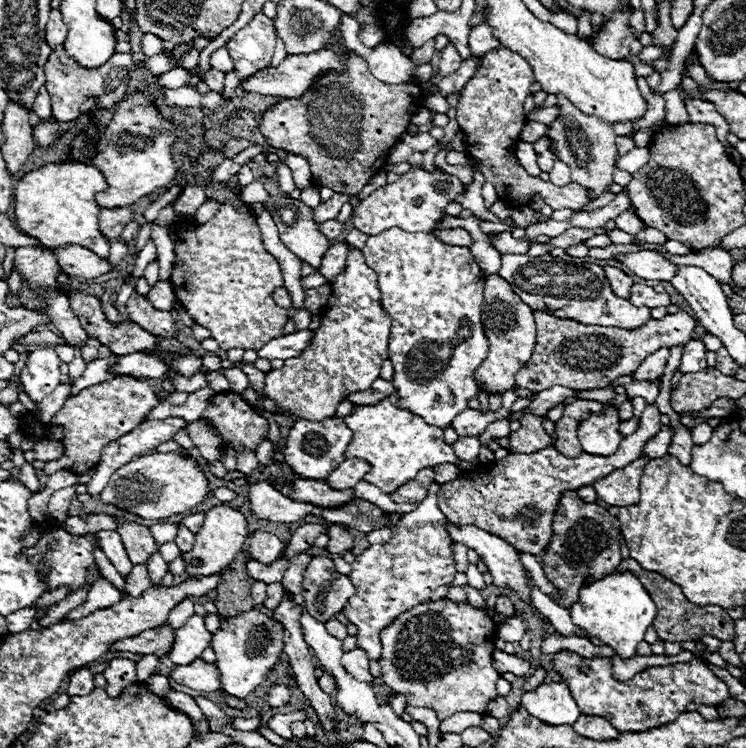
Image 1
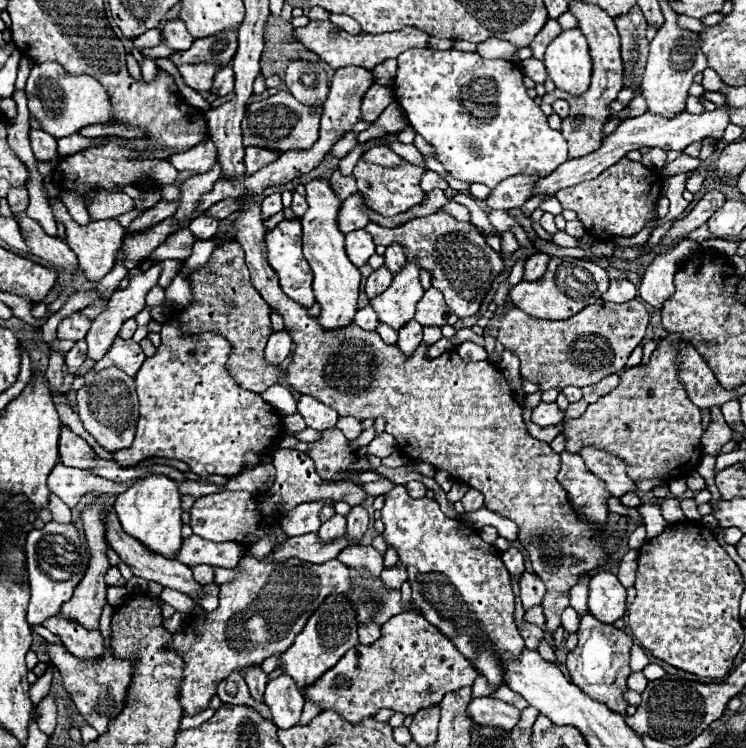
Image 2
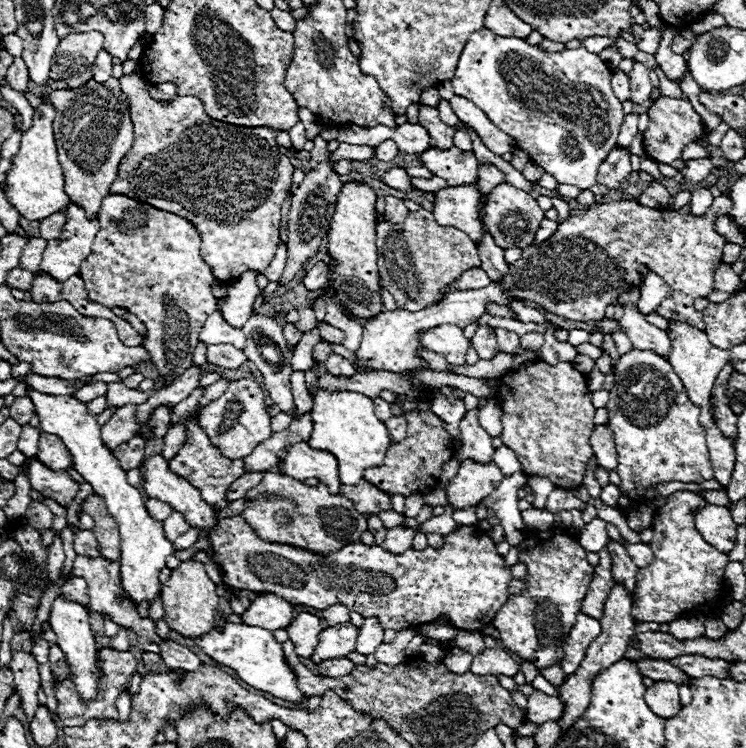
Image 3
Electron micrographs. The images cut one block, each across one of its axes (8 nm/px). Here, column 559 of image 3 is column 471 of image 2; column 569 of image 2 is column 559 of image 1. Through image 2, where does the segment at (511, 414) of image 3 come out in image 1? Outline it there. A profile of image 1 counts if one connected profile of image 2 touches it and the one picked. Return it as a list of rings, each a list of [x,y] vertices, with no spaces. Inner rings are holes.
[[[566,490],[562,494],[552,520],[552,540],[542,554],[544,576],[560,592],[558,604],[562,608],[568,610],[574,602],[578,602],[580,590],[588,580],[596,582],[618,568],[622,562],[618,540],[620,526],[616,516],[612,516],[600,504],[582,502],[574,490]]]

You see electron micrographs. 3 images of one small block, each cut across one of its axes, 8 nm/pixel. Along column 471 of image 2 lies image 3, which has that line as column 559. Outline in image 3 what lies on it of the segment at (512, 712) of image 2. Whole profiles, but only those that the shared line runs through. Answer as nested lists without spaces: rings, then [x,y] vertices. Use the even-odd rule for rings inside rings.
[[[534,690],[530,696],[528,696],[528,706],[526,706],[526,718],[530,722],[536,722],[536,724],[542,724],[542,722],[550,722],[550,720],[560,720],[564,712],[564,706],[562,702],[556,698],[556,696],[548,696],[540,690]]]

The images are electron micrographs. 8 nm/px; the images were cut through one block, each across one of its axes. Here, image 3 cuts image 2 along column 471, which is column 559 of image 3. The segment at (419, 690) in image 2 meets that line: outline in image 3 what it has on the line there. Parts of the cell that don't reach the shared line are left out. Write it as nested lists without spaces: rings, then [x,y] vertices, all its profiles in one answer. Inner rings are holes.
[[[560,662],[554,664],[554,666],[548,666],[546,670],[540,670],[540,674],[542,674],[550,684],[554,684],[554,686],[562,686],[564,680],[566,680],[566,674],[562,674]]]

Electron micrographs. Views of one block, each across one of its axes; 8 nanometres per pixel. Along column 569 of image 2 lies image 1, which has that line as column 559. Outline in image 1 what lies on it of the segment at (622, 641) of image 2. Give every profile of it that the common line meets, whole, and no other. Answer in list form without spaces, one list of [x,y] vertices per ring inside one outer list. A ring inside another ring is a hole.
[[[576,652],[556,654],[552,668],[570,686],[570,692],[574,694],[574,700],[578,702],[582,714],[606,718],[618,732],[642,732],[660,728],[668,722],[674,722],[682,712],[686,712],[686,706],[690,702],[718,706],[730,698],[728,686],[698,660],[692,664],[650,666],[628,682],[618,682],[612,678],[612,664],[608,658],[586,660]]]

